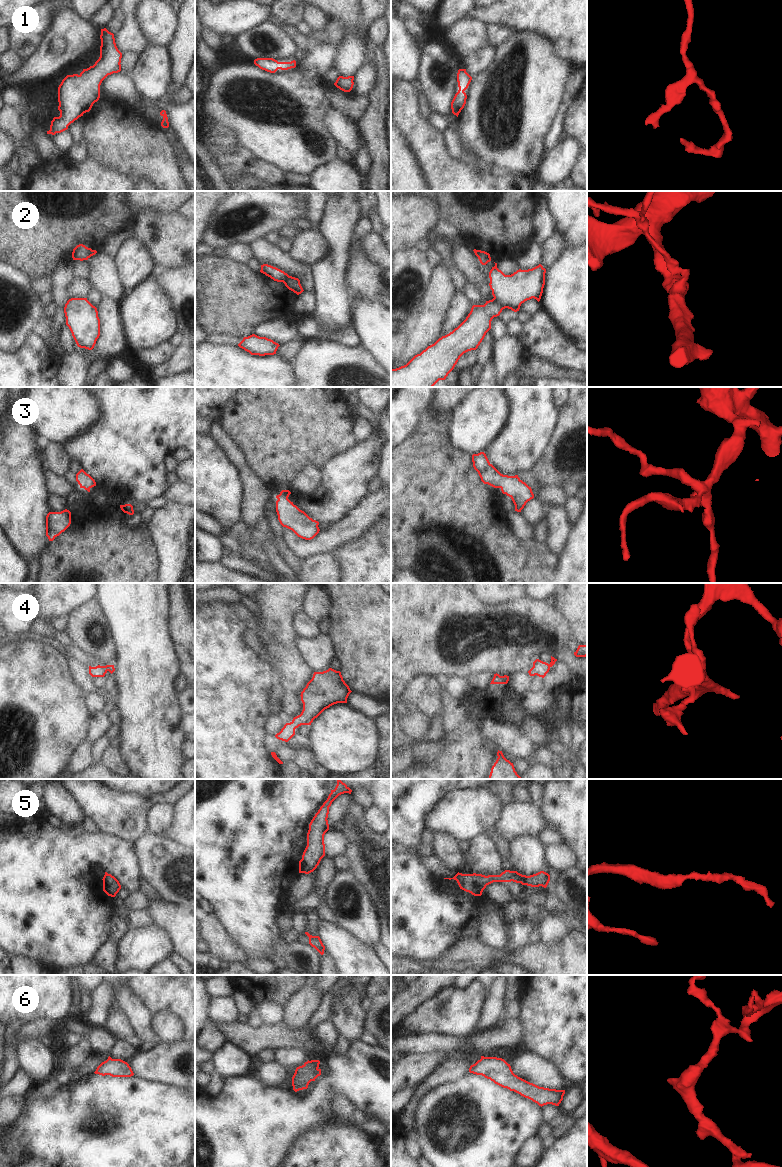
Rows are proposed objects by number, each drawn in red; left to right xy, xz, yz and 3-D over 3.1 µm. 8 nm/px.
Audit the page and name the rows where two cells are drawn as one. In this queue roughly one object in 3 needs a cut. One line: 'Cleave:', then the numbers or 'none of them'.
Cleave: 2

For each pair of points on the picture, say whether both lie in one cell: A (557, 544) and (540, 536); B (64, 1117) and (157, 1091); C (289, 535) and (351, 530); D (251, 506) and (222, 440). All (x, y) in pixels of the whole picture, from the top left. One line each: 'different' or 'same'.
A: different
B: same
C: same
D: same

